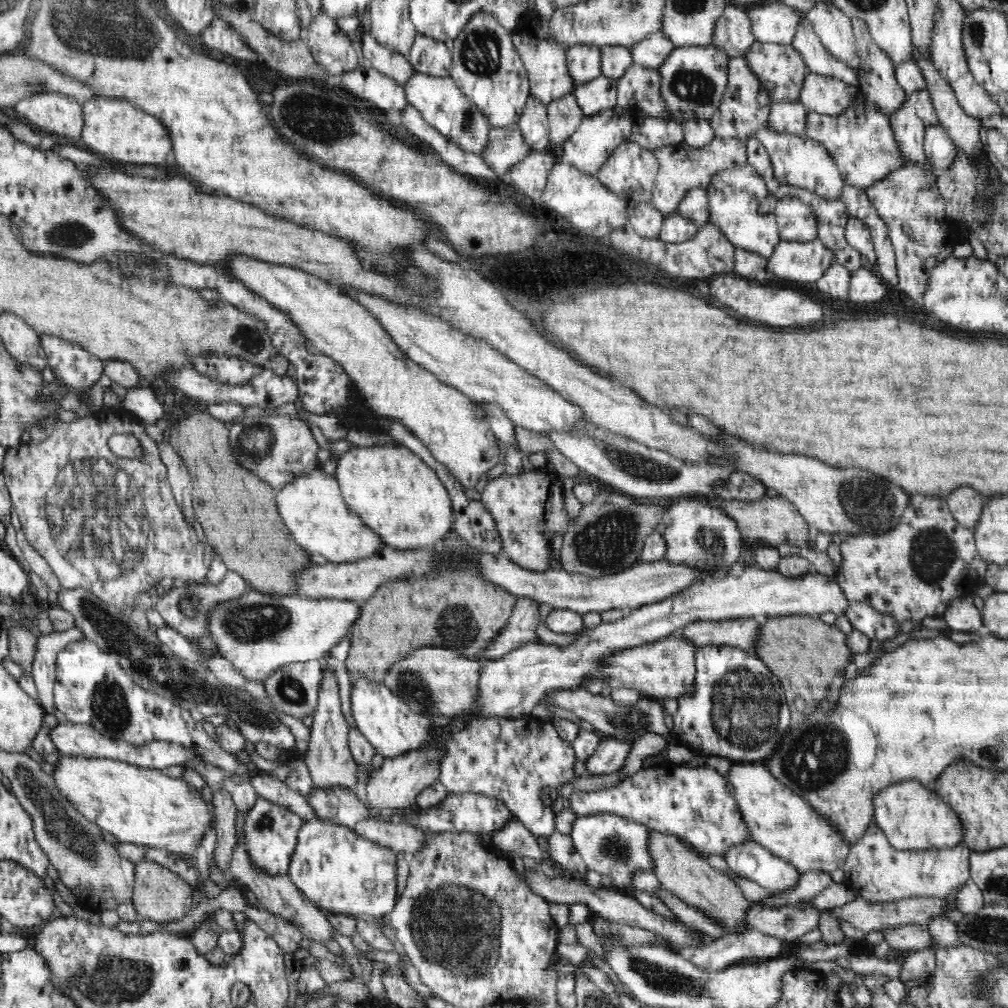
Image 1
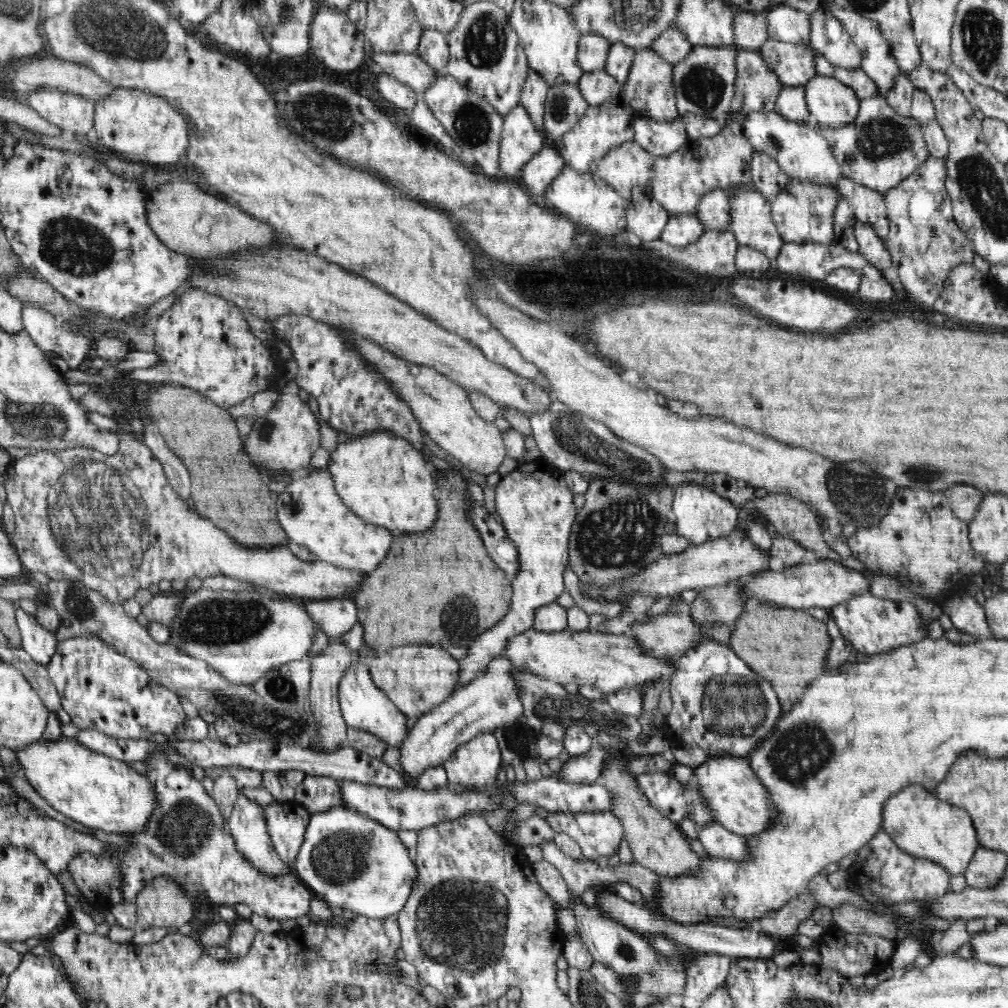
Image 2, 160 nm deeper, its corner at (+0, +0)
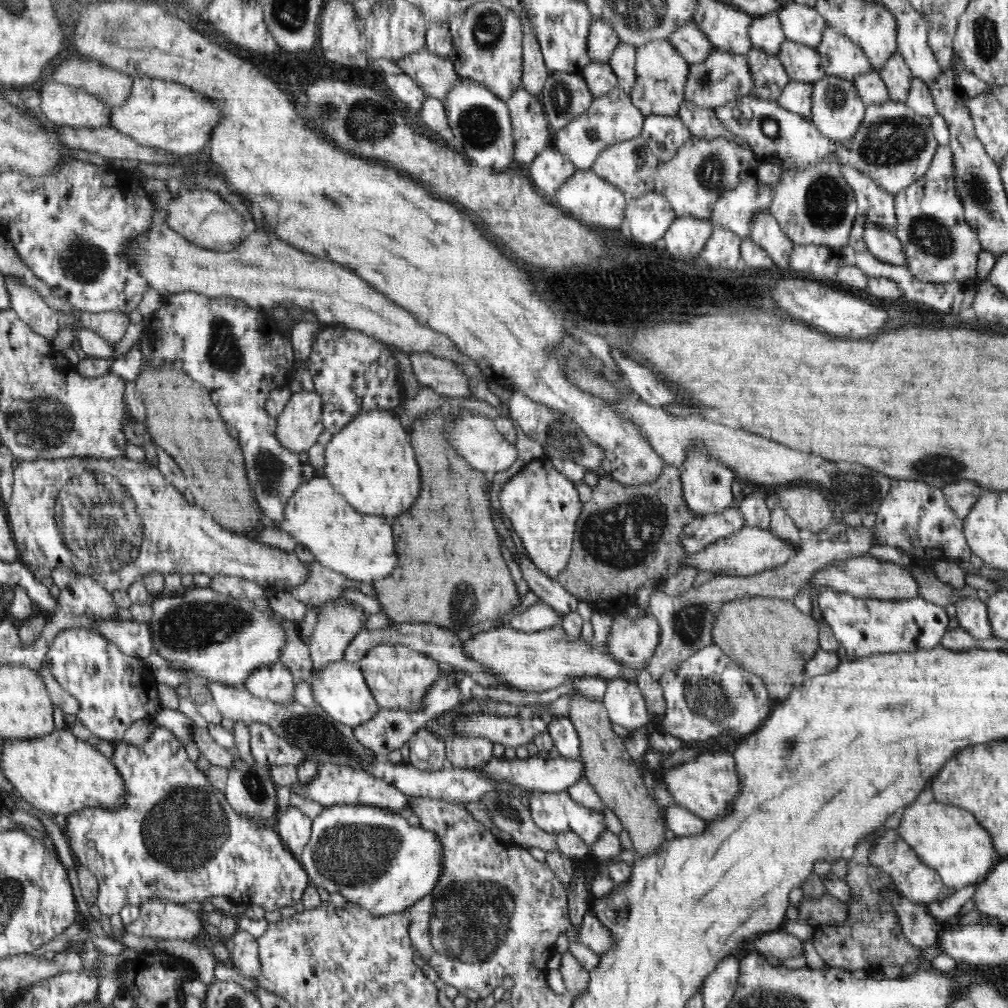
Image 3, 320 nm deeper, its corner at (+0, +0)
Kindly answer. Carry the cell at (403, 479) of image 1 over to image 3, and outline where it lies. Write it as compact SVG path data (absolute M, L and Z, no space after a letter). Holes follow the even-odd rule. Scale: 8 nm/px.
M370 410L354 416L326 445L324 476L357 513L398 516L419 500L422 479L408 434L391 410Z

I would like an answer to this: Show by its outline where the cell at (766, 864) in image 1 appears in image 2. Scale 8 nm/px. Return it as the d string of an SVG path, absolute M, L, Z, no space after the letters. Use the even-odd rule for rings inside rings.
M708 823L701 827L696 826L696 832L698 832L698 840L702 842L708 855L735 862L752 860L745 837L726 830L721 824Z

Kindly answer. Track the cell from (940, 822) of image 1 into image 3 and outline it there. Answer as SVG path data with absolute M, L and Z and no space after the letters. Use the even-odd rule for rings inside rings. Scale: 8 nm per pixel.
M914 801L904 808L904 813L896 829L897 836L913 850L920 861L937 870L942 883L948 889L961 890L987 878L999 861L992 837L980 825L976 817L966 809L933 801L921 804Z

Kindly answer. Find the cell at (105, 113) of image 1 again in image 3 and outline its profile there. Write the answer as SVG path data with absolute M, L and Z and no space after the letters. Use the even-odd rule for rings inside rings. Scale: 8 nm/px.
M136 77L125 102L109 106L107 124L143 148L161 150L180 158L186 154L194 155L204 148L213 128L212 122L218 119L219 112L215 106L184 85Z

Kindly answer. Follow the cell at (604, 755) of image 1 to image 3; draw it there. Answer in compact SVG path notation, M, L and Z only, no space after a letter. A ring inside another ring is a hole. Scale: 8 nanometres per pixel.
M492 757L482 770L478 773L485 774L485 778L503 779L503 782L515 783L515 786L522 786L524 789L543 792L564 792L566 789L577 782L583 776L584 765L581 759L570 760L568 758L550 758L543 759L542 757L528 757L520 759L518 757L511 760L507 757L496 759Z

